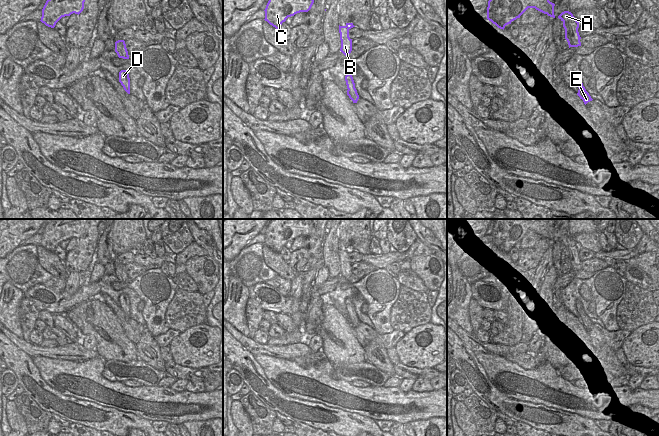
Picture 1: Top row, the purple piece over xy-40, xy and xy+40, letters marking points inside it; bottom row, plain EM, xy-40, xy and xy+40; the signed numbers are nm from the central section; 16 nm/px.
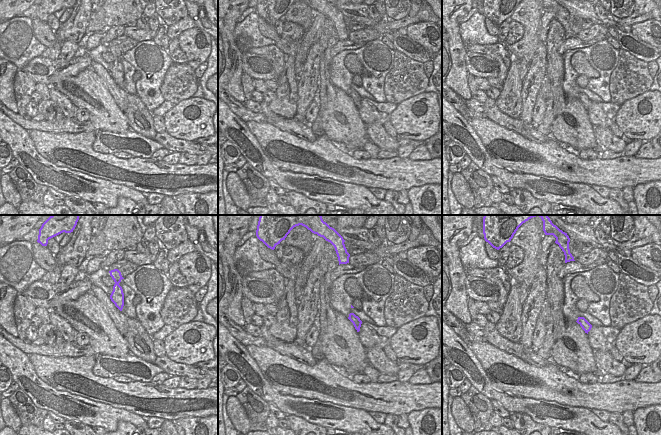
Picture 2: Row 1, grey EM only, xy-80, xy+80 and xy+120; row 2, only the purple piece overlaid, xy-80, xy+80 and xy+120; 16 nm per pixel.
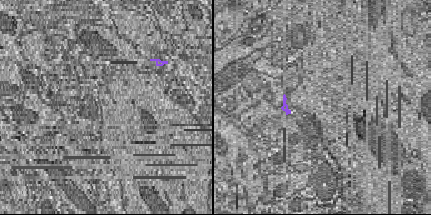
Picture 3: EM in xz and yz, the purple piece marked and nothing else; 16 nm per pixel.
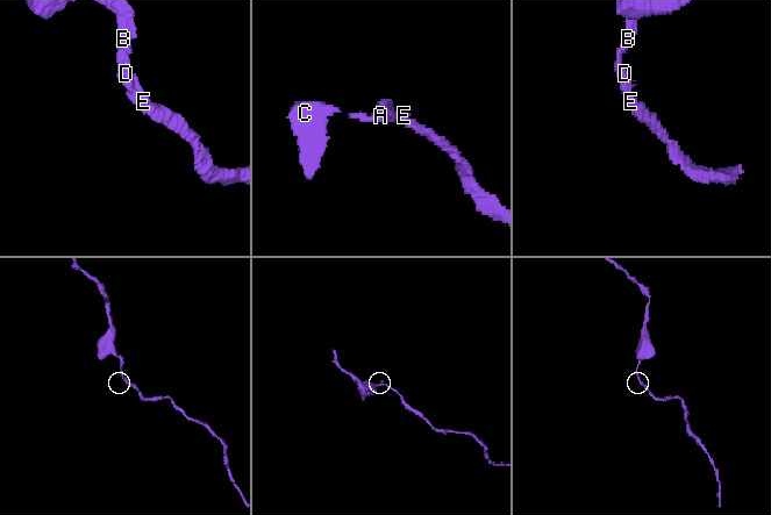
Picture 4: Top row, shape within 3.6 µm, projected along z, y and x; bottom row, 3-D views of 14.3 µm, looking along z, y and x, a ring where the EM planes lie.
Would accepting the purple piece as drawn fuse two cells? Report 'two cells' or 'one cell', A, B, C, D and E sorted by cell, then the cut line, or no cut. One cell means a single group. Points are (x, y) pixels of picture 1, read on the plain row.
one cell; groups A B C D E; cut none

